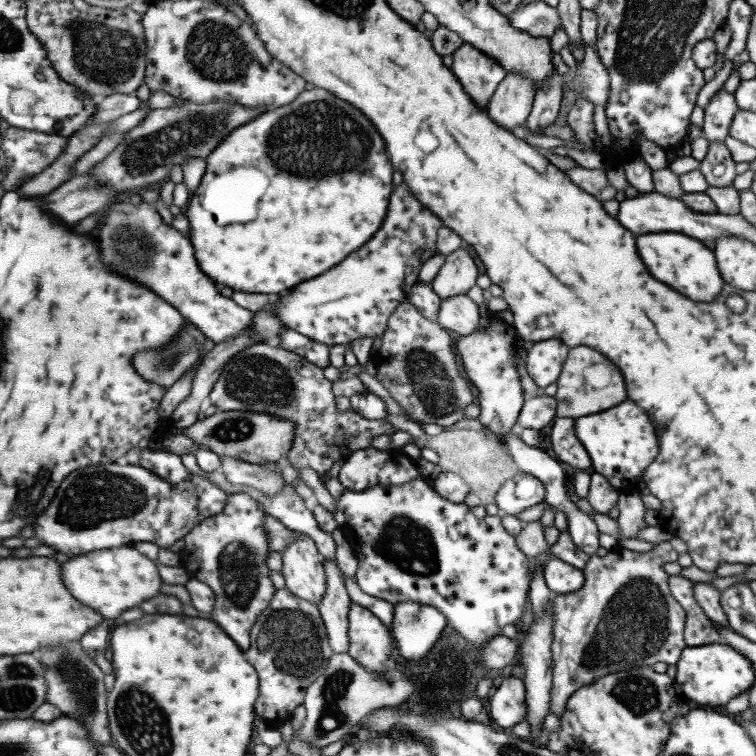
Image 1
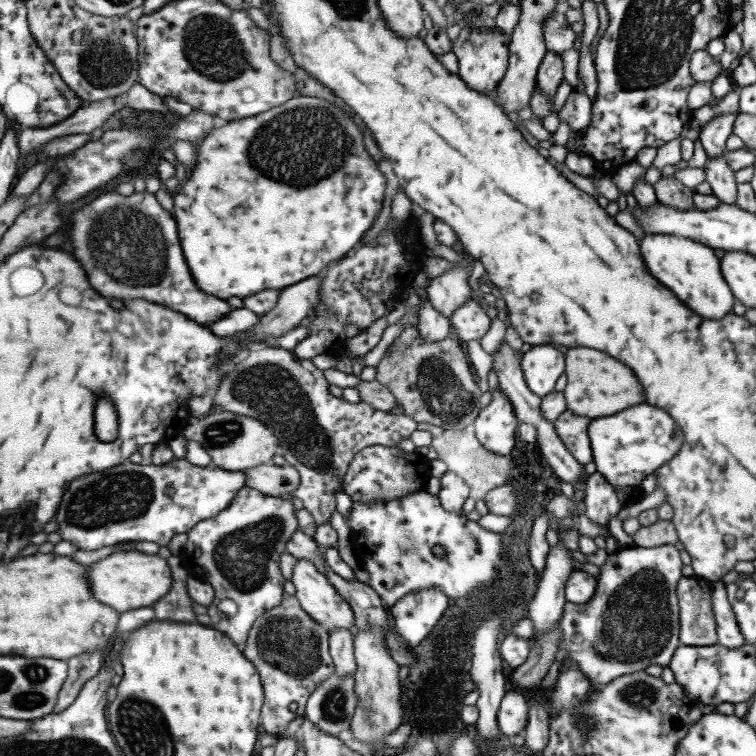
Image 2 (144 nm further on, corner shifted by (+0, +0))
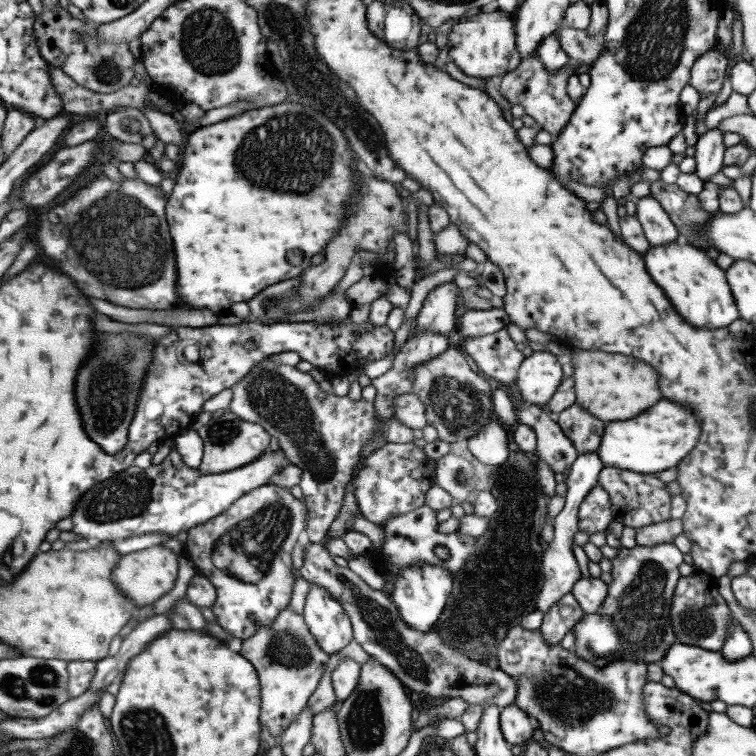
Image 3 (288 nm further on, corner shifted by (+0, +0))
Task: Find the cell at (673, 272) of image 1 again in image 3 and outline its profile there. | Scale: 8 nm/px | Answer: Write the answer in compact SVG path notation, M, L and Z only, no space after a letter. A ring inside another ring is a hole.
M683 240L651 246L643 256L643 264L651 282L663 290L675 312L687 324L705 330L721 330L739 318L739 310L735 306L729 282L725 280L725 272L701 248L695 248Z

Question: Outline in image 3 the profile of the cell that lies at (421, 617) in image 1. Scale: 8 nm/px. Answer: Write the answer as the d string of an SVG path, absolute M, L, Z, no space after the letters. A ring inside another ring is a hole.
M417 564L411 568L403 568L399 576L395 576L395 586L391 590L391 598L401 614L401 618L419 632L431 632L443 612L447 610L447 600L453 592L453 578L449 574L449 568L445 566L435 566L435 564Z

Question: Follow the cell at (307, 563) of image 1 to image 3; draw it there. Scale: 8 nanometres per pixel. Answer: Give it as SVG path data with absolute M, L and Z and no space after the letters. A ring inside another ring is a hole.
M311 584L303 616L321 650L329 656L337 656L355 640L355 628L347 610L319 584Z

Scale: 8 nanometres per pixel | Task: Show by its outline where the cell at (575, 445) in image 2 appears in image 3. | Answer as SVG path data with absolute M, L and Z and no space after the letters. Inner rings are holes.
M571 404L563 412L555 416L555 422L559 424L561 432L573 442L573 448L579 454L585 452L597 452L601 444L601 436L605 430L605 422L587 414L577 404Z

